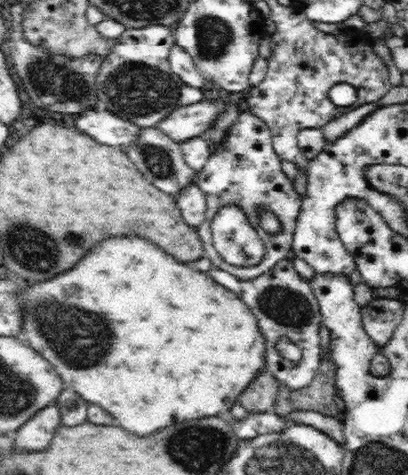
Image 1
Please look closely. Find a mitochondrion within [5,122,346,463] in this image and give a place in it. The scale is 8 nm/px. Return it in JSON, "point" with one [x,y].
{"point":[80,338]}

